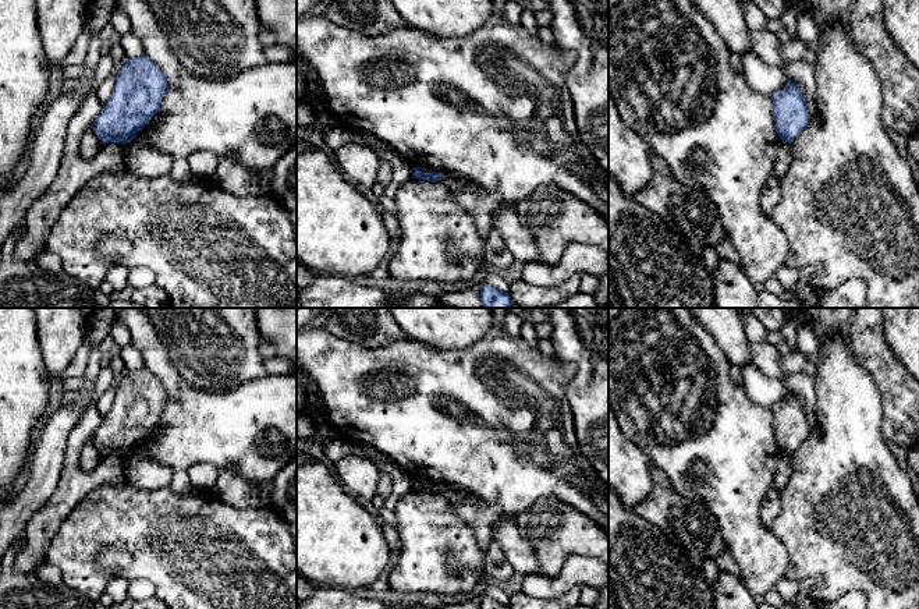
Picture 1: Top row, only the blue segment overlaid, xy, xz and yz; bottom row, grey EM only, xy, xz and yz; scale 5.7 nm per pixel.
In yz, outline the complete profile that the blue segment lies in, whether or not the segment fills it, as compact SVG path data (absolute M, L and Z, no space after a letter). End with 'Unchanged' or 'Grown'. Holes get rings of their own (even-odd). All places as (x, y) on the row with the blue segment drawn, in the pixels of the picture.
M788 78L787 85L771 98L776 131L781 141L792 144L808 127L810 117L802 89Z. Unchanged

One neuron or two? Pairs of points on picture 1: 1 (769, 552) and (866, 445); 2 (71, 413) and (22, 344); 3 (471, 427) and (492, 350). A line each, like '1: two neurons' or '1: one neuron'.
1: two neurons
2: two neurons
3: one neuron

